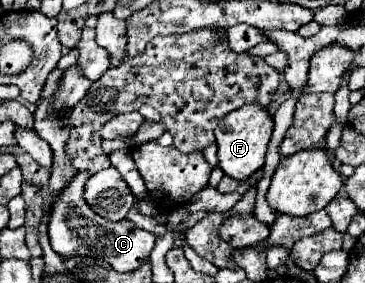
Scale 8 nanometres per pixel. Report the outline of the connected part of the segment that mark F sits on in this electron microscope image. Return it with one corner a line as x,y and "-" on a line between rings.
257,102
241,106
239,110
233,110
227,116
223,116
217,130
215,130
217,146
219,146
217,156
219,156
221,170
235,180
245,180
253,172
263,168
267,144
271,140
271,132
273,132
273,116
269,114
269,110
261,108

